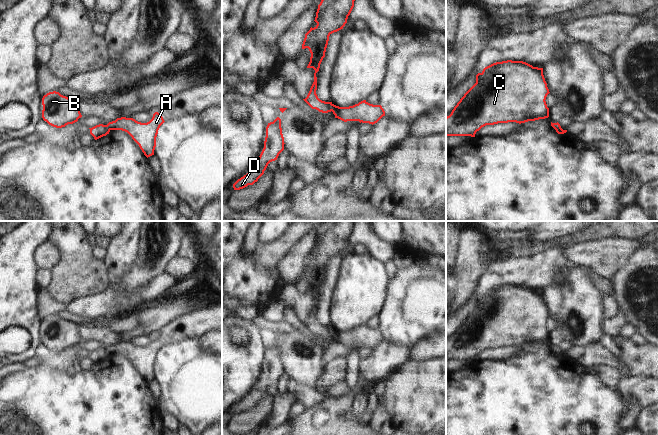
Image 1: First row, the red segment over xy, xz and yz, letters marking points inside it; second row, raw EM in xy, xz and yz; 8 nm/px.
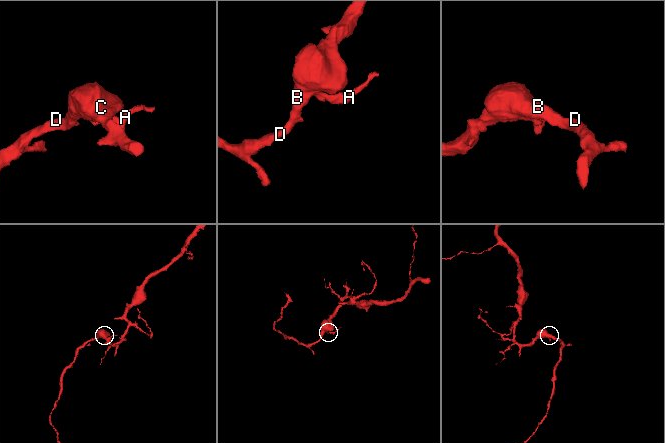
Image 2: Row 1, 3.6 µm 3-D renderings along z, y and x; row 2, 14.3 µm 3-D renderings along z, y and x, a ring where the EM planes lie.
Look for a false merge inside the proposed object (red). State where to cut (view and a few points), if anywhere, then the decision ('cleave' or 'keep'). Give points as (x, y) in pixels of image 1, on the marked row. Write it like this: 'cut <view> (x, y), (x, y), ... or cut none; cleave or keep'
cut xz (333, 104), (331, 110); cleave

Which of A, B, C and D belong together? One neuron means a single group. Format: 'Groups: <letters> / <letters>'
Groups: A / B C D

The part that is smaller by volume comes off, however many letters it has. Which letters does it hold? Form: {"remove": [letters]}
{"remove": ["A"]}

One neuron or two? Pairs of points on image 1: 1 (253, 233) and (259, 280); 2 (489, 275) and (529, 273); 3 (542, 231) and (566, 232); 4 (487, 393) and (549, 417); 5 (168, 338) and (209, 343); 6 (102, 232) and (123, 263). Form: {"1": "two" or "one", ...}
{"1": "two", "2": "one", "3": "one", "4": "one", "5": "two", "6": "two"}

